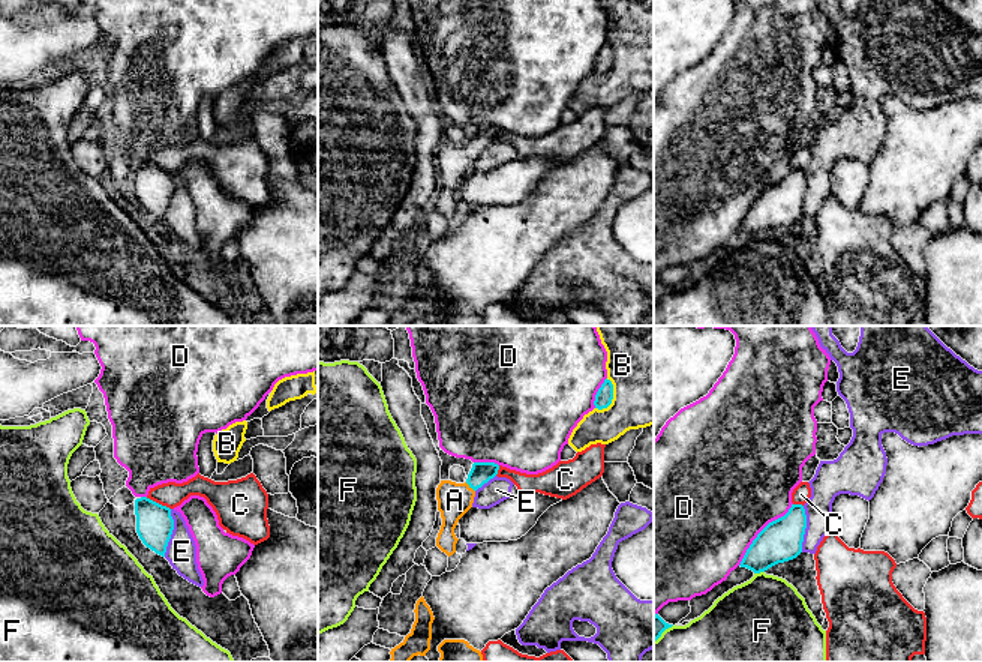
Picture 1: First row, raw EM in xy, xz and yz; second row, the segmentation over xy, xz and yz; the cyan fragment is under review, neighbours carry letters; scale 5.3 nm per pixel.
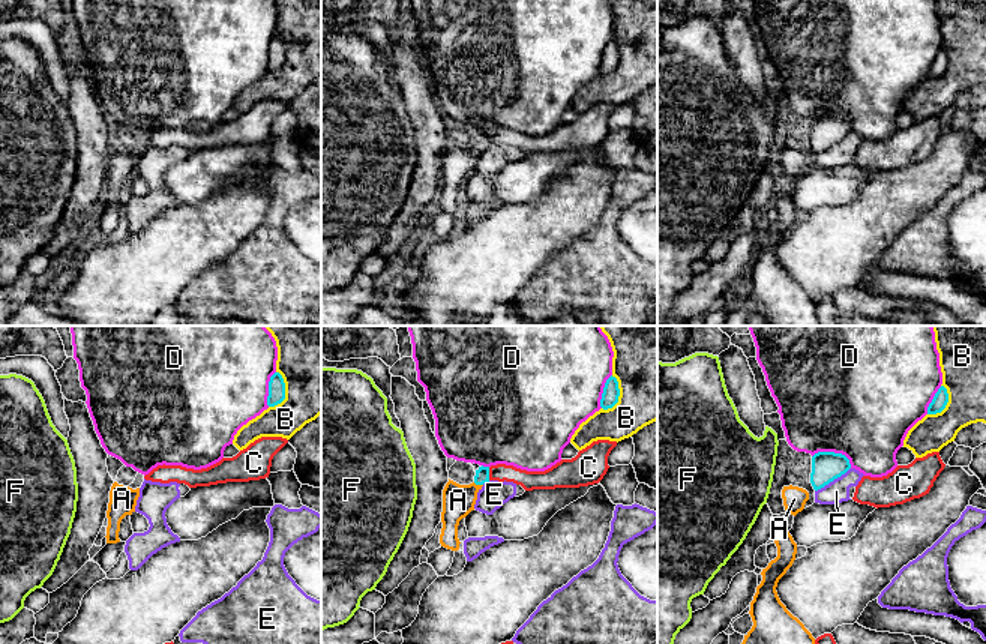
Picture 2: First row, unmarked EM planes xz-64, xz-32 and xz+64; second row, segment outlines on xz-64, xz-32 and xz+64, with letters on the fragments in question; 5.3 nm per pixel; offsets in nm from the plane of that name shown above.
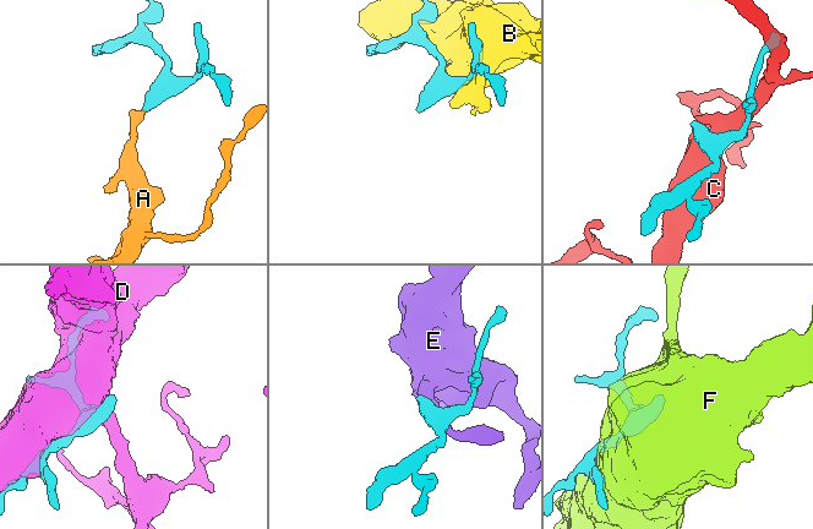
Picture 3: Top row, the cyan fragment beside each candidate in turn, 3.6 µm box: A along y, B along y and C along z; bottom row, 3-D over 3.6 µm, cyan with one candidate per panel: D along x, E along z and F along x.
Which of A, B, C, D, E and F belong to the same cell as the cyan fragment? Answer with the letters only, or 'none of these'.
A

